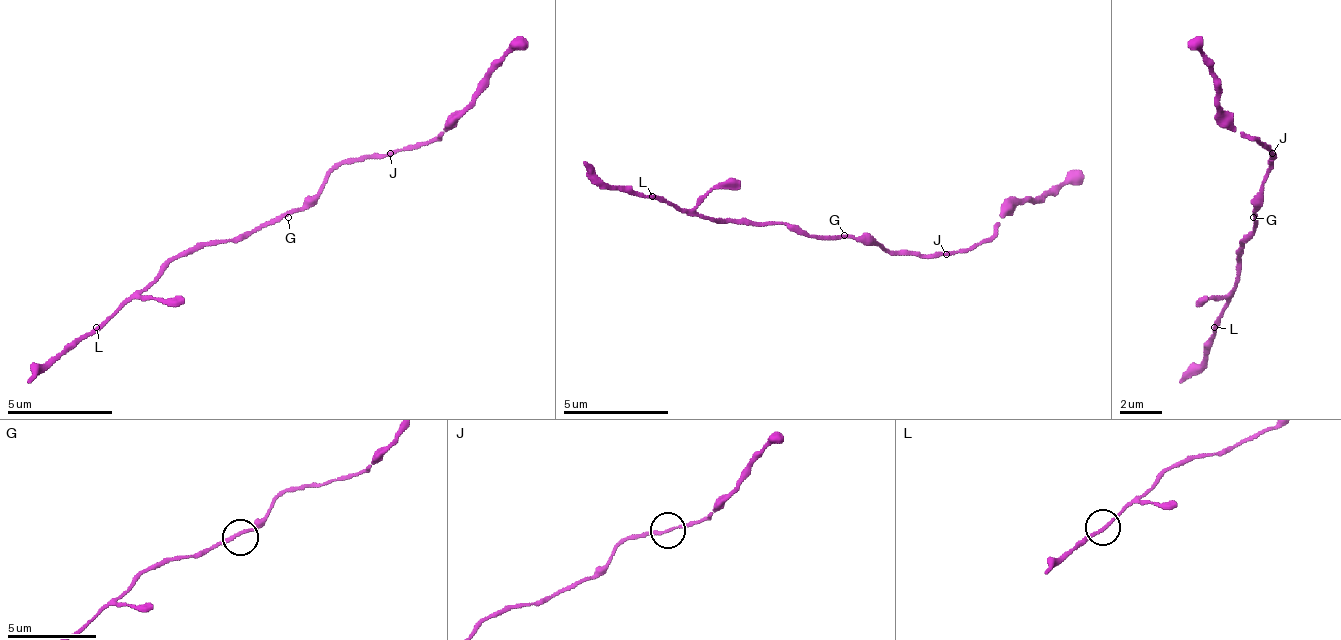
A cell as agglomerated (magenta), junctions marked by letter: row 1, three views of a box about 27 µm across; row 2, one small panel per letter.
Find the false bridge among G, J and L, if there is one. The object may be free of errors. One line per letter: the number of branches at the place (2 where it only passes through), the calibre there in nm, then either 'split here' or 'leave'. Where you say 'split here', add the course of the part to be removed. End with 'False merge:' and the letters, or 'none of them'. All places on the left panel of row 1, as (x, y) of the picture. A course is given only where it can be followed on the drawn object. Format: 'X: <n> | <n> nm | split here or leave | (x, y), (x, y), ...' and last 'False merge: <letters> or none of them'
G: 2 | 160 nm | leave
J: 2 | 150 nm | leave
L: 2 | 170 nm | leave
False merge: none of them

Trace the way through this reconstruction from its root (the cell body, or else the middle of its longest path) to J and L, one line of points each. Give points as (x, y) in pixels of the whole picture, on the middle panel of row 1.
J: (844, 235), (865, 235), (886, 251), (908, 251), (913, 256), (945, 256)
L: (844, 235), (807, 235), (791, 224), (717, 224), (696, 213), (680, 213), (669, 203), (659, 203), (654, 198)

